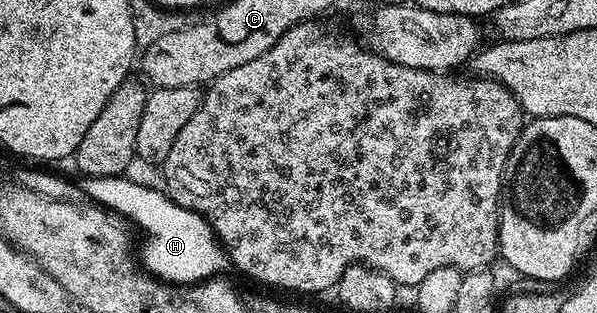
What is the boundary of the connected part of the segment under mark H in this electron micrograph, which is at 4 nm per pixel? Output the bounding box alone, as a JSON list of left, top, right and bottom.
[79,175,225,285]

